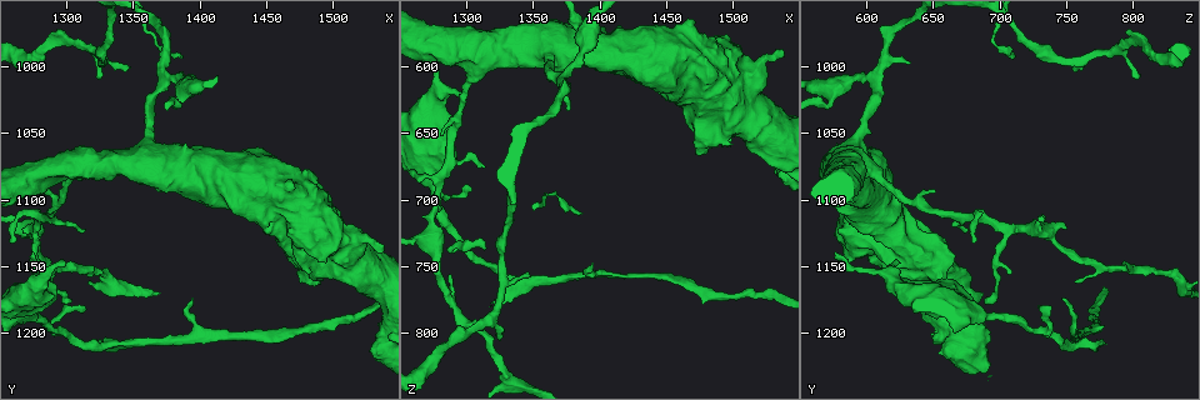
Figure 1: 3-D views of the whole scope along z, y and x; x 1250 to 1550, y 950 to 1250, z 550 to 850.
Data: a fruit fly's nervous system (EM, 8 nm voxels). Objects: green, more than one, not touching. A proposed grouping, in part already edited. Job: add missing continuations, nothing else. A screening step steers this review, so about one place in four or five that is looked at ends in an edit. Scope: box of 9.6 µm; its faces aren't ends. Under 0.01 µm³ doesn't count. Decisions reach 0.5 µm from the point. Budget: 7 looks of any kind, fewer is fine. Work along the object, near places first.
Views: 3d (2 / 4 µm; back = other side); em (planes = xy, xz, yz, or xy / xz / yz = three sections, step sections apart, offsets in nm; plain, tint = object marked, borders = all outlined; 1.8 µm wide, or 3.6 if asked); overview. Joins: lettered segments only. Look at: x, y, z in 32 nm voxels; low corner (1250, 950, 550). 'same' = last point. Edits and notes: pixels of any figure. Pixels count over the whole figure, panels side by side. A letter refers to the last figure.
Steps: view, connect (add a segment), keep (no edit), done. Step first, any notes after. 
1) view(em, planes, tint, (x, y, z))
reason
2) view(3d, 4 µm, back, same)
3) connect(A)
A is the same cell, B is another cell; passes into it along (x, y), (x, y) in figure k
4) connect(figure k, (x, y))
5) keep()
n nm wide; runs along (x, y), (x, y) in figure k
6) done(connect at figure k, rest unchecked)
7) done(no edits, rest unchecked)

view(3d, 2 µm, (1318, 1208, 776))
thin end

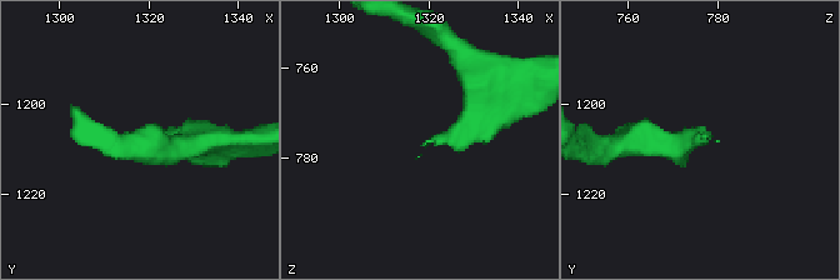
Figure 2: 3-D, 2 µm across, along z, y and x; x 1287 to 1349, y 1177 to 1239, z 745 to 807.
view(em, xy, step 16, borders, (1320, 1208, 778))

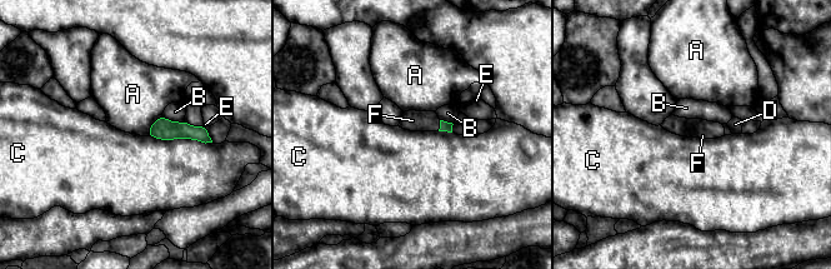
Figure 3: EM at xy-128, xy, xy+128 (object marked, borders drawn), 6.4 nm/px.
view(em, planes, borders, same)
cut it another way

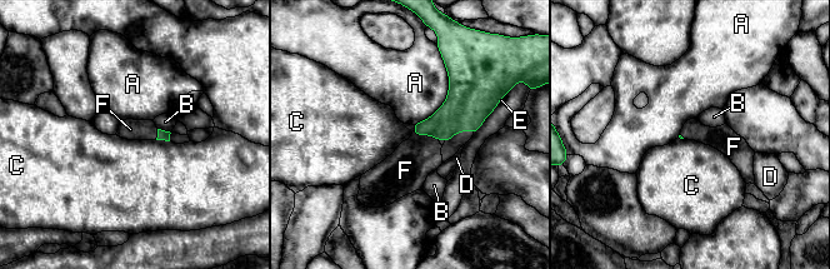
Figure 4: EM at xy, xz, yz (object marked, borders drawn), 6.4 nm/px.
connect(F)
A touches over 460 nm; F is the same cell, A, B, C, D and E are other cells; the neuron continues

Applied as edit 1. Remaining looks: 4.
view(overview)
redraw

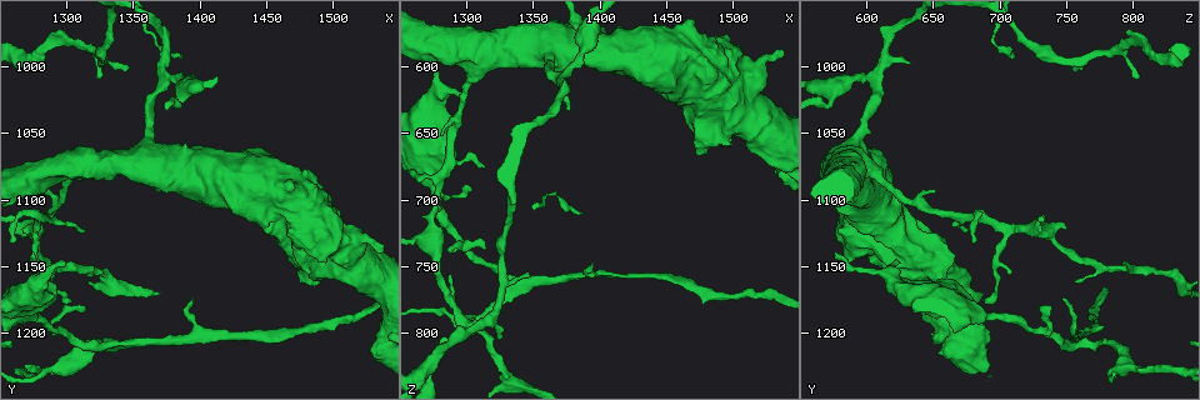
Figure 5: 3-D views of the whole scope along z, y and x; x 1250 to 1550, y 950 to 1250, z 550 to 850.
view(em, planes, tint, (1300, 1148, 622))
branch stops here

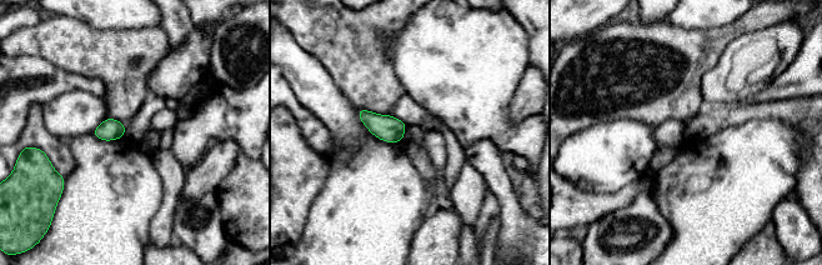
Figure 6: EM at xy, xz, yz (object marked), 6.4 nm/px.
view(em, planes, borders, same)

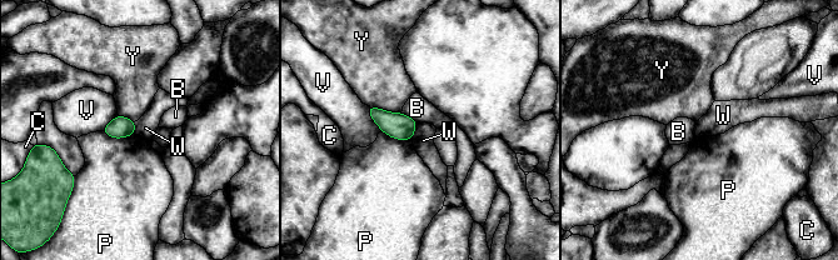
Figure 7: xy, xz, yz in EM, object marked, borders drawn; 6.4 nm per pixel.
keep()
B, C, P, V, W and Y are other cells; none of them fits

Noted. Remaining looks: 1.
done(connect at figure 4, rest unchecked)

